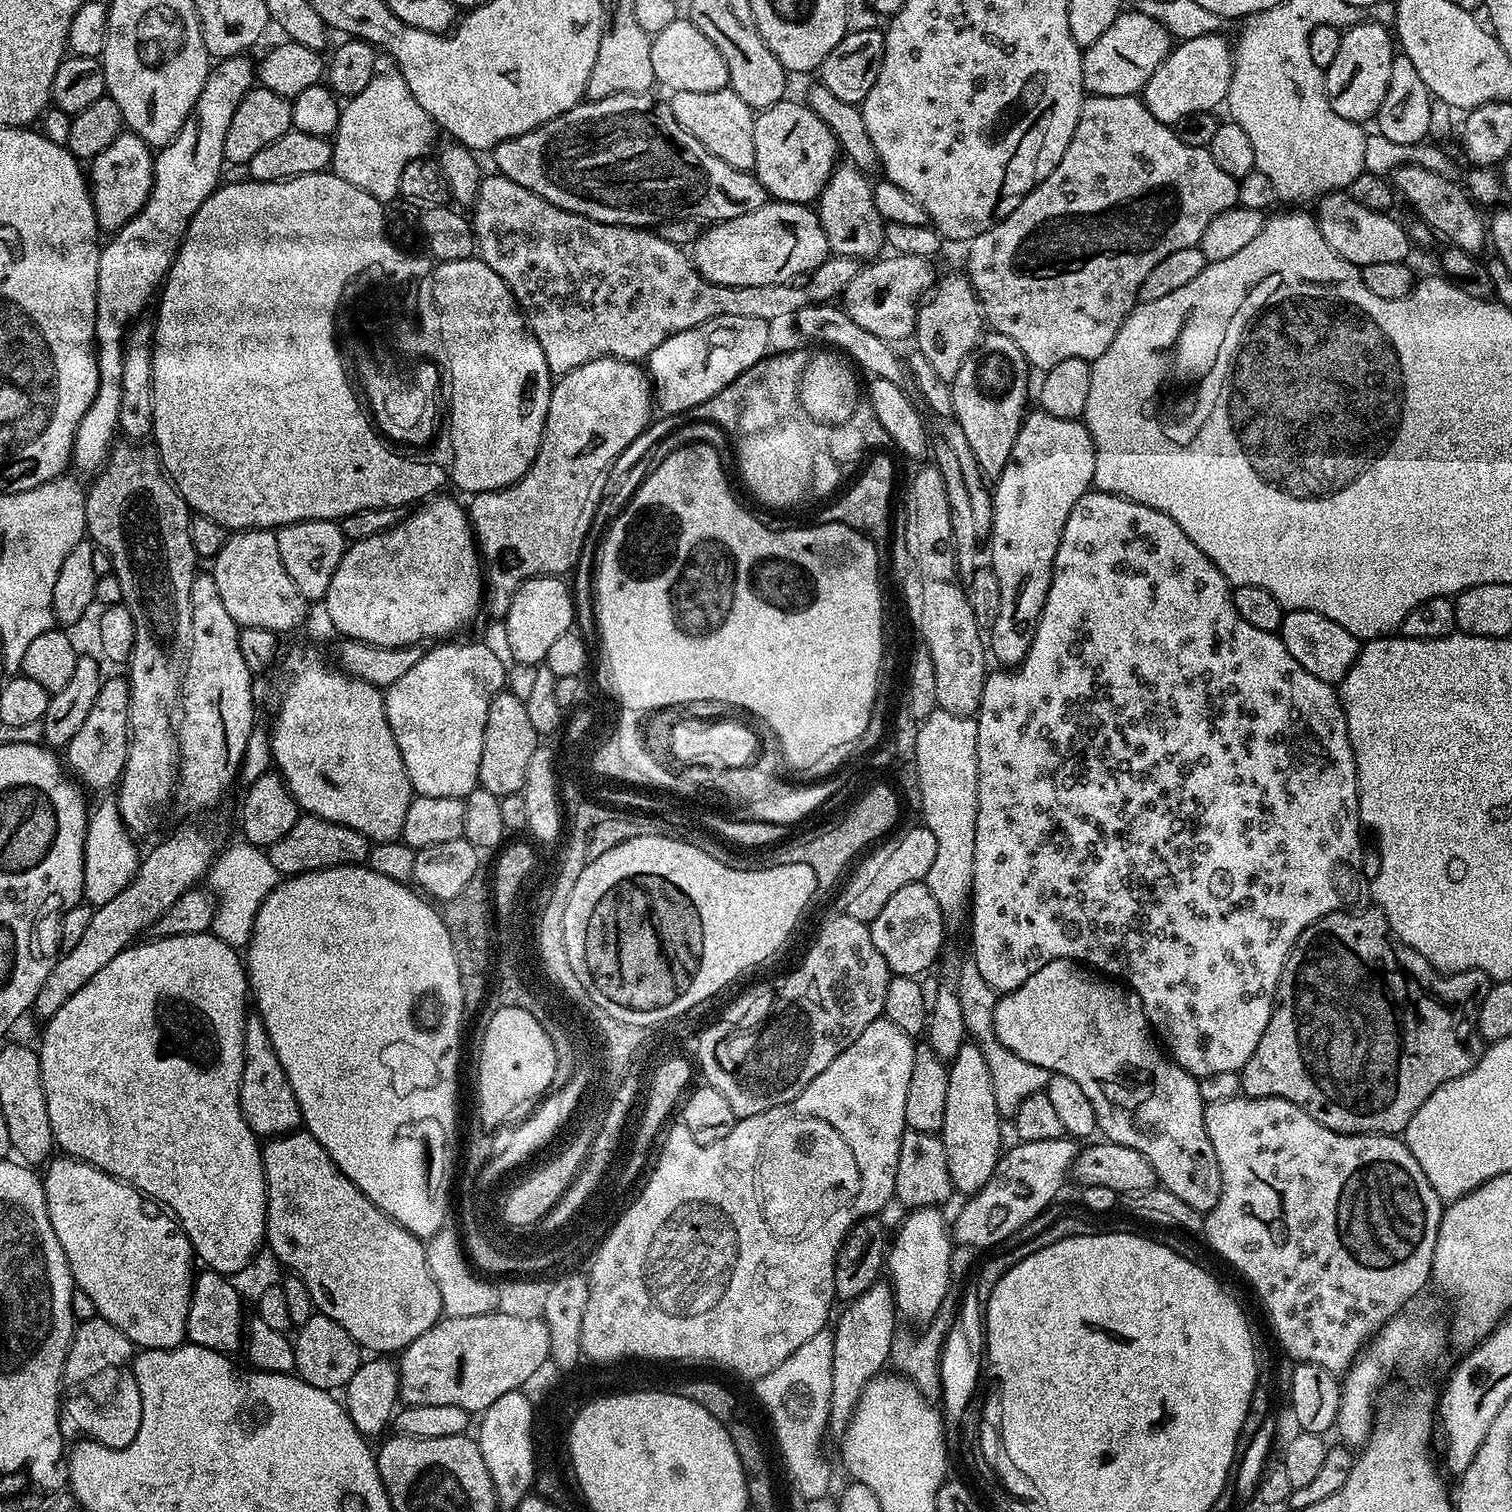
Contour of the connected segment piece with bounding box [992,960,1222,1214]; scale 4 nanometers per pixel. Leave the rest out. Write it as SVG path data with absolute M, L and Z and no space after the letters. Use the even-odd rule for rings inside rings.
M1074 960L1046 962L1046 966L1034 970L1022 986L997 999L992 1028L1006 1050L1018 1058L1042 1066L1049 1074L1074 1078L1086 1098L1090 1098L1090 1106L1094 1106L1096 1127L1102 1136L1104 1132L1103 1139L1138 1150L1155 1170L1157 1181L1178 1194L1186 1206L1194 1206L1194 1210L1202 1214L1218 1206L1222 1178L1218 1158L1214 1158L1214 1146L1210 1146L1210 1134L1206 1134L1200 1081L1162 1051L1154 1039L1142 1002L1131 988Z

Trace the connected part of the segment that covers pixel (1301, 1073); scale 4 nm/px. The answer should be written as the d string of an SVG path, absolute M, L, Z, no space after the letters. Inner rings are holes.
M1369 906L1365 912L1361 910L1345 910L1331 912L1318 922L1314 922L1298 938L1296 945L1292 947L1292 953L1288 961L1284 963L1284 969L1280 975L1280 981L1276 987L1276 1003L1272 1006L1270 1022L1266 1030L1262 1030L1262 1038L1258 1038L1258 1046L1254 1046L1254 1054L1246 1062L1246 1066L1240 1069L1240 1091L1243 1095L1254 1098L1286 1098L1286 1102L1294 1102L1310 1118L1322 1122L1335 1132L1347 1132L1349 1134L1400 1134L1418 1114L1418 1106L1438 1090L1446 1082L1474 1070L1478 1056L1472 1053L1472 1036L1474 1040L1473 1025L1478 1018L1478 1010L1482 998L1486 998L1490 987L1490 977L1485 972L1453 972L1441 974L1433 968L1432 963L1422 954L1418 954L1413 948L1408 948L1401 940L1392 935L1392 927L1386 922L1384 913L1375 906Z

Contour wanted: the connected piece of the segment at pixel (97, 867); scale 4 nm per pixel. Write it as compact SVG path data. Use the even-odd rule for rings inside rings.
M109 798L105 804L95 805L88 818L86 842L84 843L84 900L89 905L99 906L110 902L116 894L122 894L126 886L135 878L140 869L141 853L136 853L137 841L124 827L120 808L115 799Z

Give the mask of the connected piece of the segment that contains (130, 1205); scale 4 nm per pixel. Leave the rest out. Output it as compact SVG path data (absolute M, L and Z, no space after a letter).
M60 1154L49 1159L44 1170L42 1179L50 1226L54 1226L58 1242L62 1242L62 1250L72 1271L73 1285L90 1294L101 1318L118 1326L118 1330L122 1330L133 1345L141 1349L177 1348L185 1343L186 1318L194 1279L194 1253L179 1223L155 1200L123 1180L115 1180L92 1164Z

